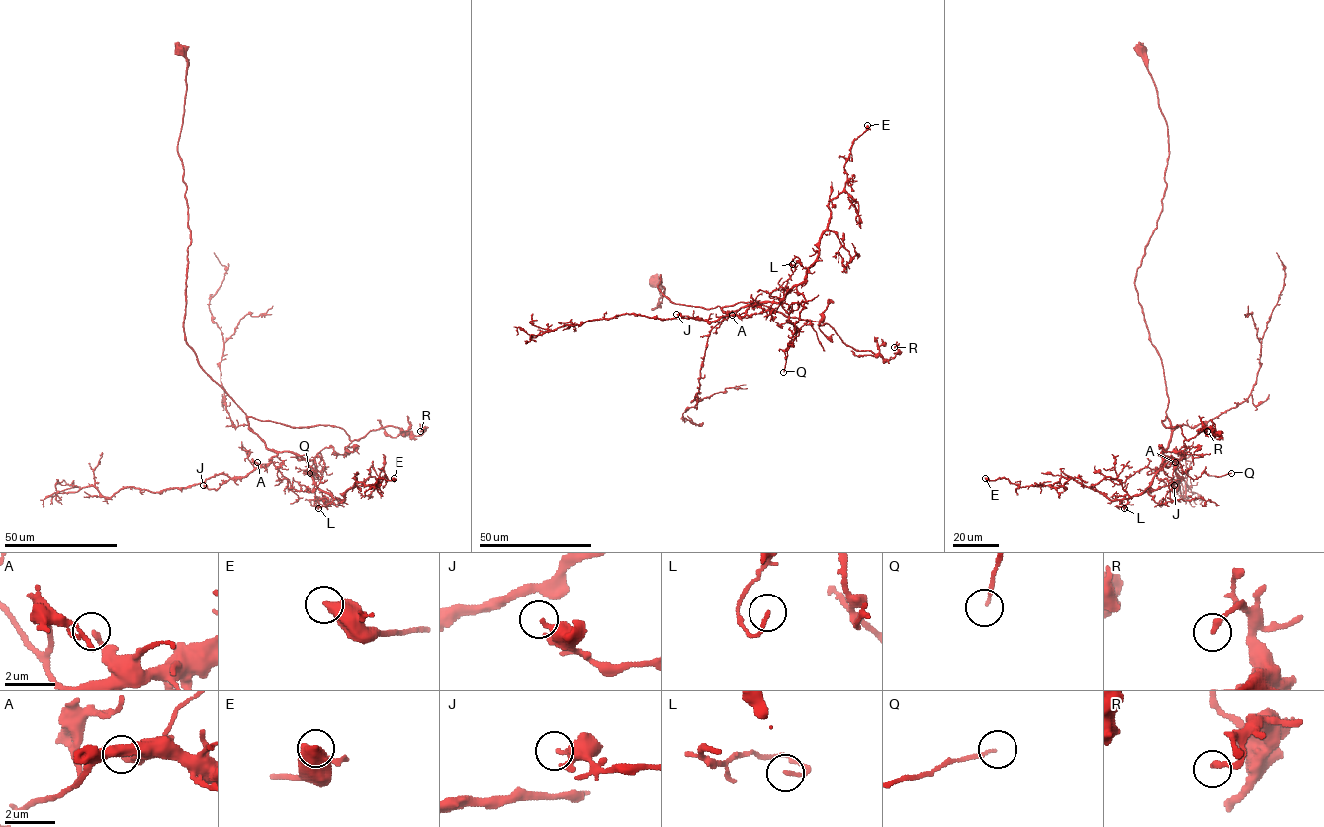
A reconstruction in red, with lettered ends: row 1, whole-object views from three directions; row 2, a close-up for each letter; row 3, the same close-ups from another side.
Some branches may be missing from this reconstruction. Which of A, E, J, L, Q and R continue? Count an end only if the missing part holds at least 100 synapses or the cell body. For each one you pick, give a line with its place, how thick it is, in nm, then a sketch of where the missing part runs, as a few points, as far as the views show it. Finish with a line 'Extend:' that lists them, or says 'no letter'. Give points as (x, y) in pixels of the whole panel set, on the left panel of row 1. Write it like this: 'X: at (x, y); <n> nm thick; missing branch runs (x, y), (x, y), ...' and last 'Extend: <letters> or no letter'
Extend: no letter

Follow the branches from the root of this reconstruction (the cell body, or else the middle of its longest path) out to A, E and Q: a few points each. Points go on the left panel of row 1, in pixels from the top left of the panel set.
A: (182, 49), (186, 90), (177, 153), (191, 240), (185, 339), (198, 365), (277, 454), (263, 466), (257, 462)
E: (182, 49), (185, 339), (264, 445), (301, 456), (333, 498), (355, 477), (372, 487), (394, 478)
Q: (182, 49), (186, 90), (177, 153), (191, 240), (185, 339), (264, 445), (313, 459), (321, 477), (309, 473)

